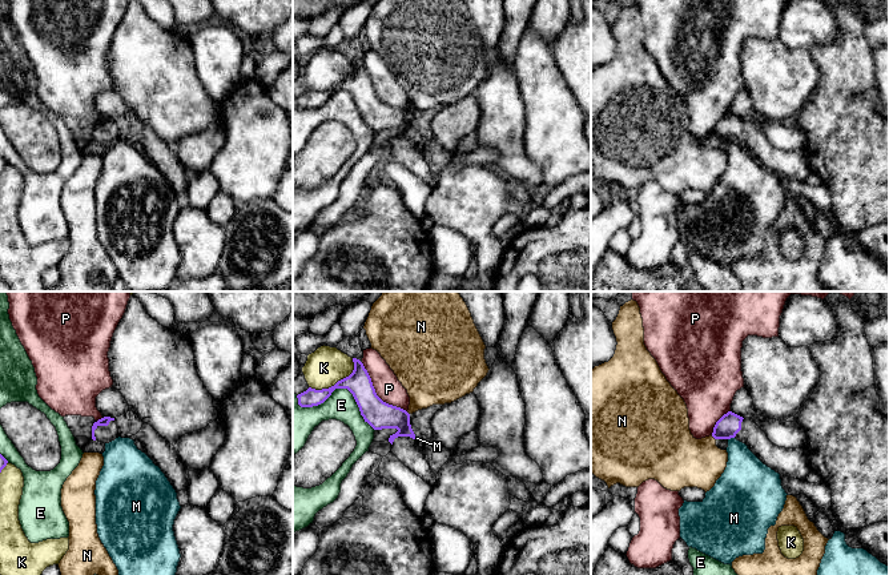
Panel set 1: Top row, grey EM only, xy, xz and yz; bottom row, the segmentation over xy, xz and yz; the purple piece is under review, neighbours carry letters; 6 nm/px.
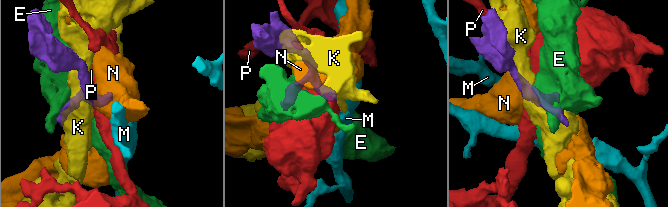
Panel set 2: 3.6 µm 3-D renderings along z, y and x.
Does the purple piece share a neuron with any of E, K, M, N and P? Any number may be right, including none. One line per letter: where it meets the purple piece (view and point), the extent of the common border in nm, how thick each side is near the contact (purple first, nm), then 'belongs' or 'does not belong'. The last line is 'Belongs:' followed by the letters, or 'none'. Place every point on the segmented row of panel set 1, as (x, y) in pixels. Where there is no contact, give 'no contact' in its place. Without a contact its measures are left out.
E: meets purple in xz at (340, 387); contact 500 nm long; 160 nm thick on the purple side, 180 nm on the other; does not belong
K: meets purple in xz at (338, 381); contact 320 nm long; 150 nm thick on the purple side, 220 nm on the other; does not belong
M: meets purple in yz at (731, 437); contact 40 nm long; 140 nm thick on the purple side, 260 nm on the other; does not belong
N: meets purple in yz at (713, 437); contact 40 nm long; 140 nm thick on the purple side, 320 nm on the other; does not belong
P: meets purple in xz at (375, 393); contact 400 nm long; 170 nm thick on the purple side, 160 nm on the other; does not belong
Belongs: none

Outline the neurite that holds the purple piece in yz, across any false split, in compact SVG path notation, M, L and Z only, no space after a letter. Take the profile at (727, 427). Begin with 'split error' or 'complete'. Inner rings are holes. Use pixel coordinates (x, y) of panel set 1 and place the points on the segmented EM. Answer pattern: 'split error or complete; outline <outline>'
split error; outline M732 411L724 414L715 425L715 439L731 439L745 443L748 449L768 467L789 478L806 480L813 470L806 449L785 449L773 445L767 434L751 418L743 418Z

